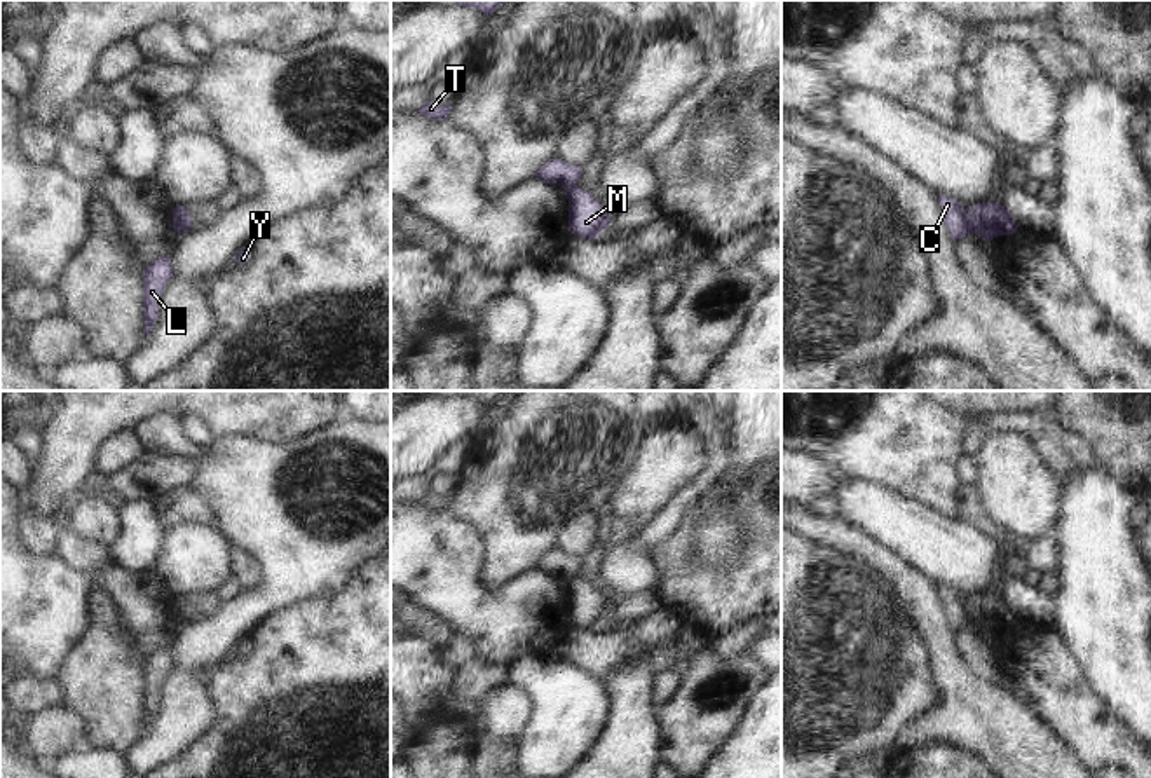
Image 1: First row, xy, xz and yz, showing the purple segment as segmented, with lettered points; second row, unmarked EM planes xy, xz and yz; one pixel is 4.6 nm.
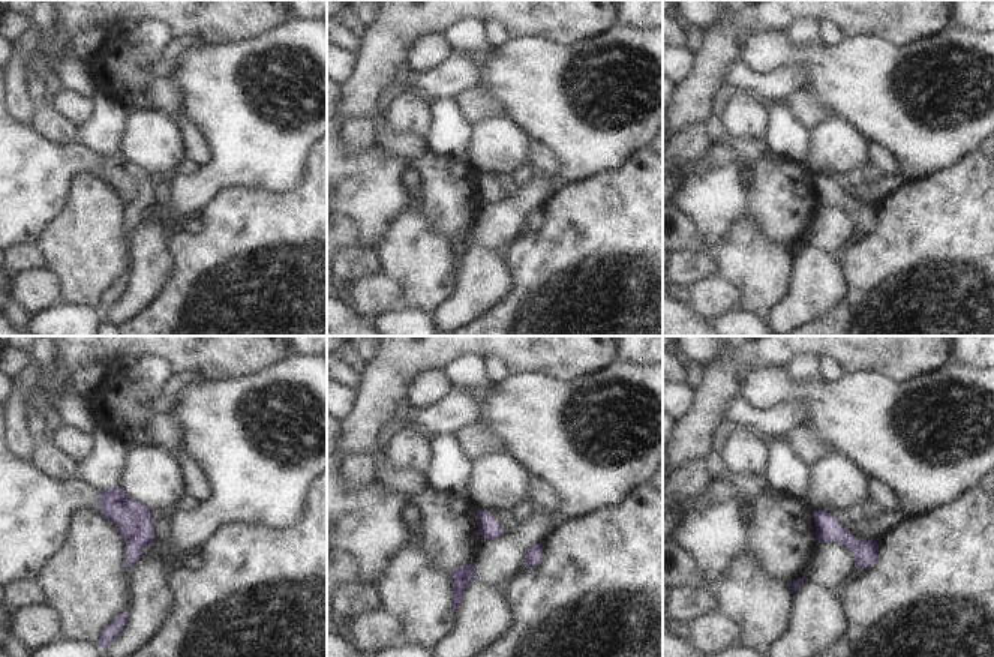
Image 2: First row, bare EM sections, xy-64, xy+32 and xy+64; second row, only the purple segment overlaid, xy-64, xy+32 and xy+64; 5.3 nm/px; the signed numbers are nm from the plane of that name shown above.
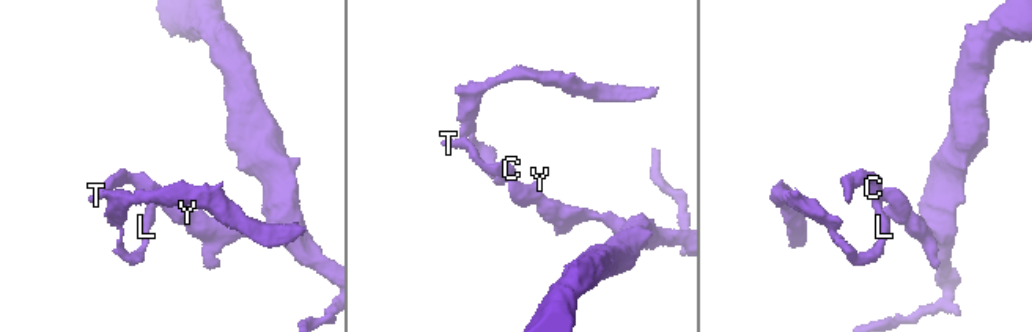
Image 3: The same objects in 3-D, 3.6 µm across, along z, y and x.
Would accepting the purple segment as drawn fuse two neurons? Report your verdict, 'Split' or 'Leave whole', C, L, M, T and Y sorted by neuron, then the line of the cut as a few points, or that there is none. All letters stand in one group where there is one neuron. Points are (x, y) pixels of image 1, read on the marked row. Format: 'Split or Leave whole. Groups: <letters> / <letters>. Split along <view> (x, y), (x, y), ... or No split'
Split. Groups: C L T / M Y. Split along yz (965, 213), (972, 231).

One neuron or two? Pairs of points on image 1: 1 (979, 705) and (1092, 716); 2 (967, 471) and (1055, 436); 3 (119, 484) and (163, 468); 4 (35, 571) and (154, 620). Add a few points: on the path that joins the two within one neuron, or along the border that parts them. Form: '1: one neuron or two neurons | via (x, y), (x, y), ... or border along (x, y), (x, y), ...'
1: two neurons | border along (1022, 700), (1061, 738)
2: two neurons | border along (963, 456), (958, 466), (960, 484)
3: one neuron | via (129, 477), (133, 473), (152, 473)
4: one neuron | via (65, 581), (115, 581), (124, 590)

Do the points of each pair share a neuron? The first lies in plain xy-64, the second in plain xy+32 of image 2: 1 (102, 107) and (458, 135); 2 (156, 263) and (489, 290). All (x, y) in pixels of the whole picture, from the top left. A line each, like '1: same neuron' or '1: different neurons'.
1: same neuron
2: same neuron

